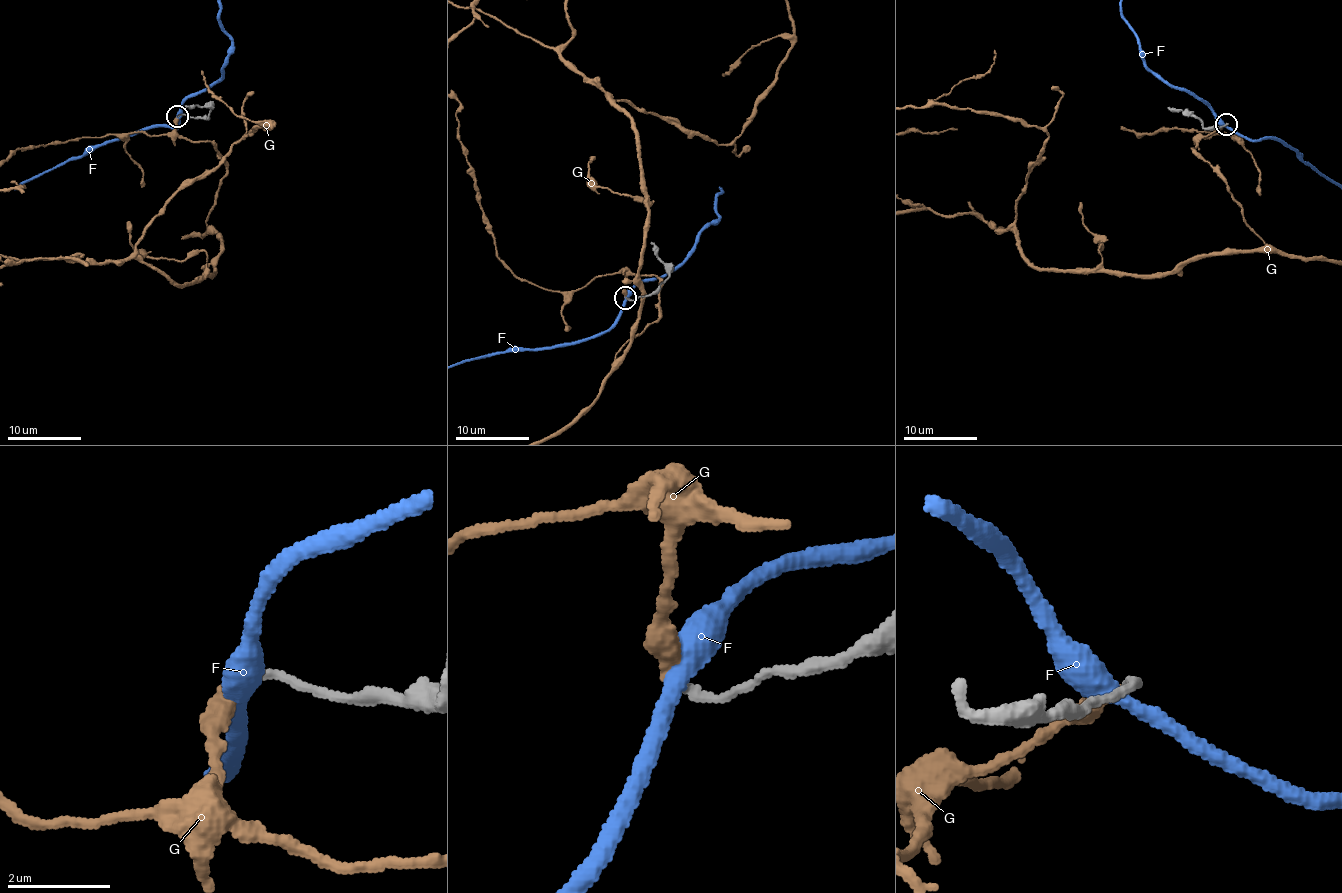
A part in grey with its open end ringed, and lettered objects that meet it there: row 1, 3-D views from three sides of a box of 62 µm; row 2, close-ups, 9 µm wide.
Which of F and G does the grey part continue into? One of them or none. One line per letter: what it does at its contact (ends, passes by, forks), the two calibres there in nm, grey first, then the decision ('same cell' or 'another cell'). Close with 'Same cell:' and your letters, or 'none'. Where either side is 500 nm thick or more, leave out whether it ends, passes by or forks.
F: it passes by | 170/440 nm | another cell
G: it ends | 170/300 nm | same cell
Same cell: G

